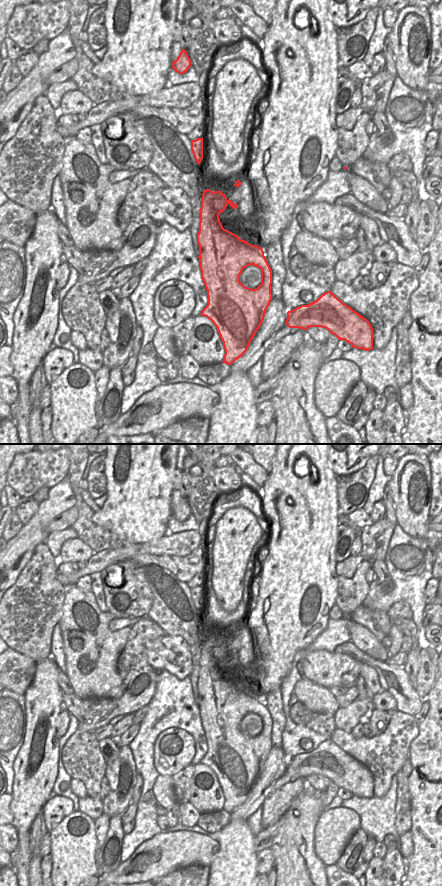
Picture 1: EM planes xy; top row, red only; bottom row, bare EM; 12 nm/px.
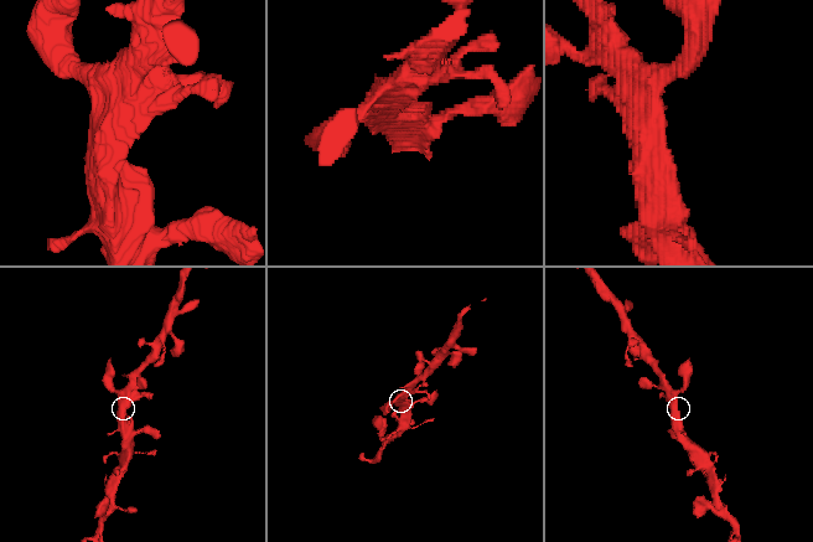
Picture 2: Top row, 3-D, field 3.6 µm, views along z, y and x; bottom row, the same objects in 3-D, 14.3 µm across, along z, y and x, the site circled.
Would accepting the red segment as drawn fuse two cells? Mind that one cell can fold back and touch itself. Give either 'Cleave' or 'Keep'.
Keep.

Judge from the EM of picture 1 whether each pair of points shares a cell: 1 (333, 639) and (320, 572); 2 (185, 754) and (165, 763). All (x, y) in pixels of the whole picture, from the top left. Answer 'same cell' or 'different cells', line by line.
1: different cells
2: same cell

